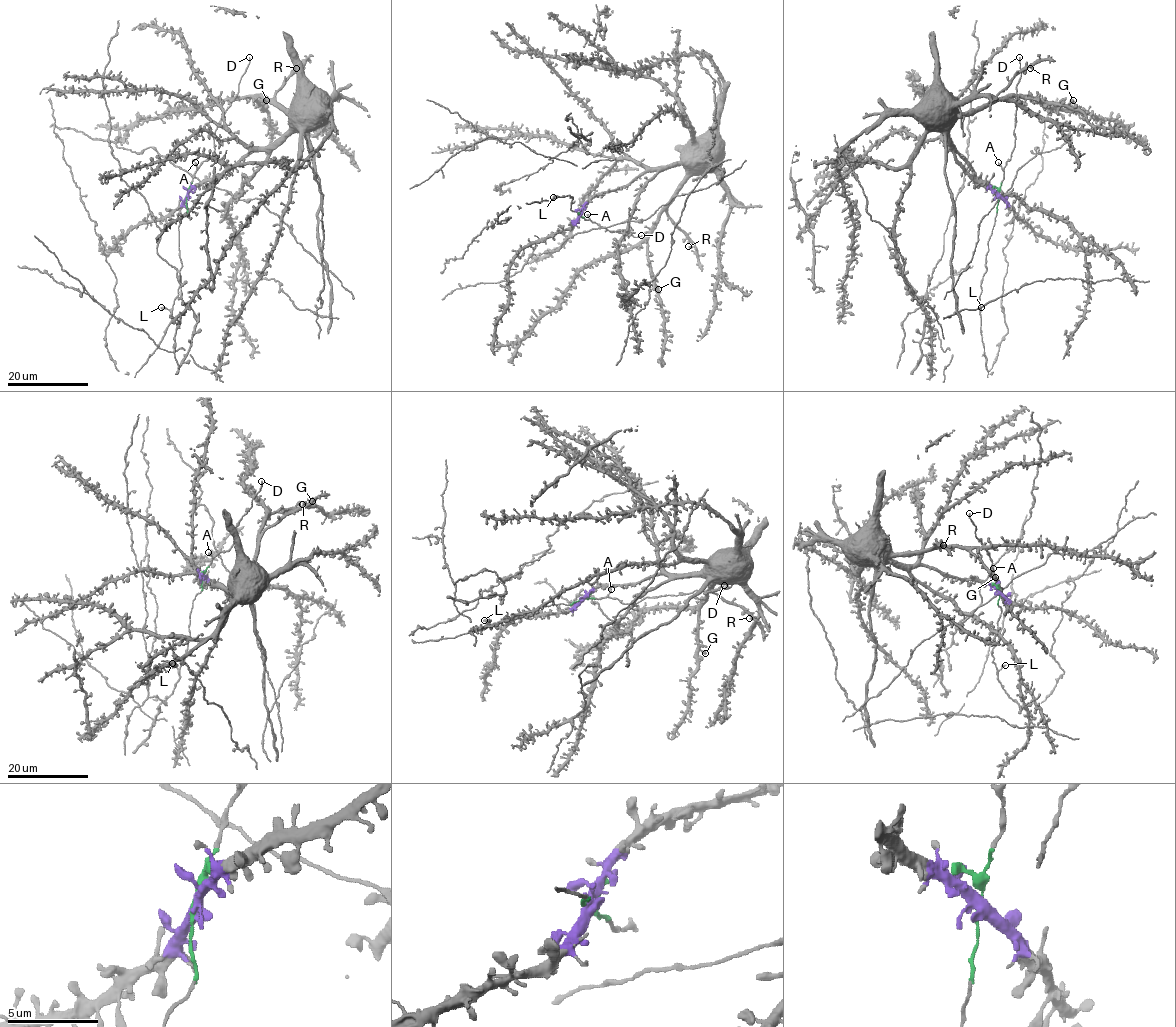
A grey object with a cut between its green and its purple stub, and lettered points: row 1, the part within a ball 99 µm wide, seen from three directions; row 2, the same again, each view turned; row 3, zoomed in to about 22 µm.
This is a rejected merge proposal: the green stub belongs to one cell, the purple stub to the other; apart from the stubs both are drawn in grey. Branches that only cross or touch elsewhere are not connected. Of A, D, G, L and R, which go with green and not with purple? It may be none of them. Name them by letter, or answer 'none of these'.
A, D, L

